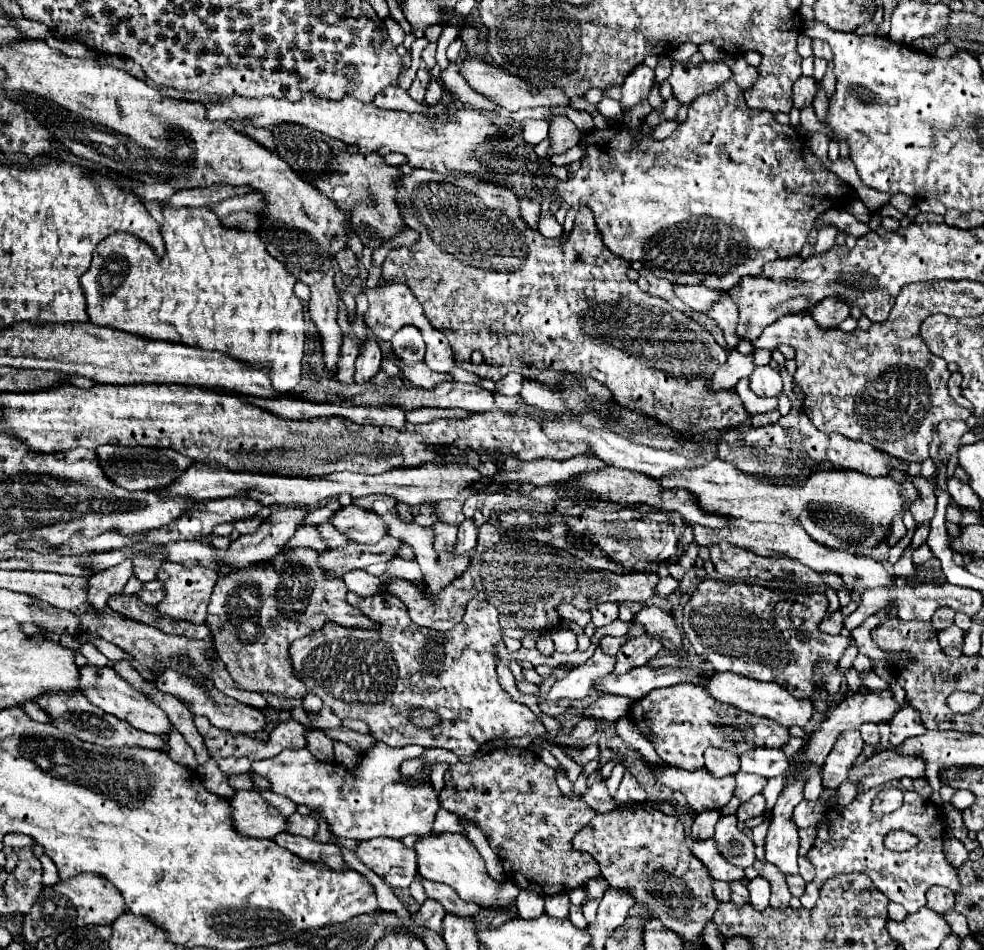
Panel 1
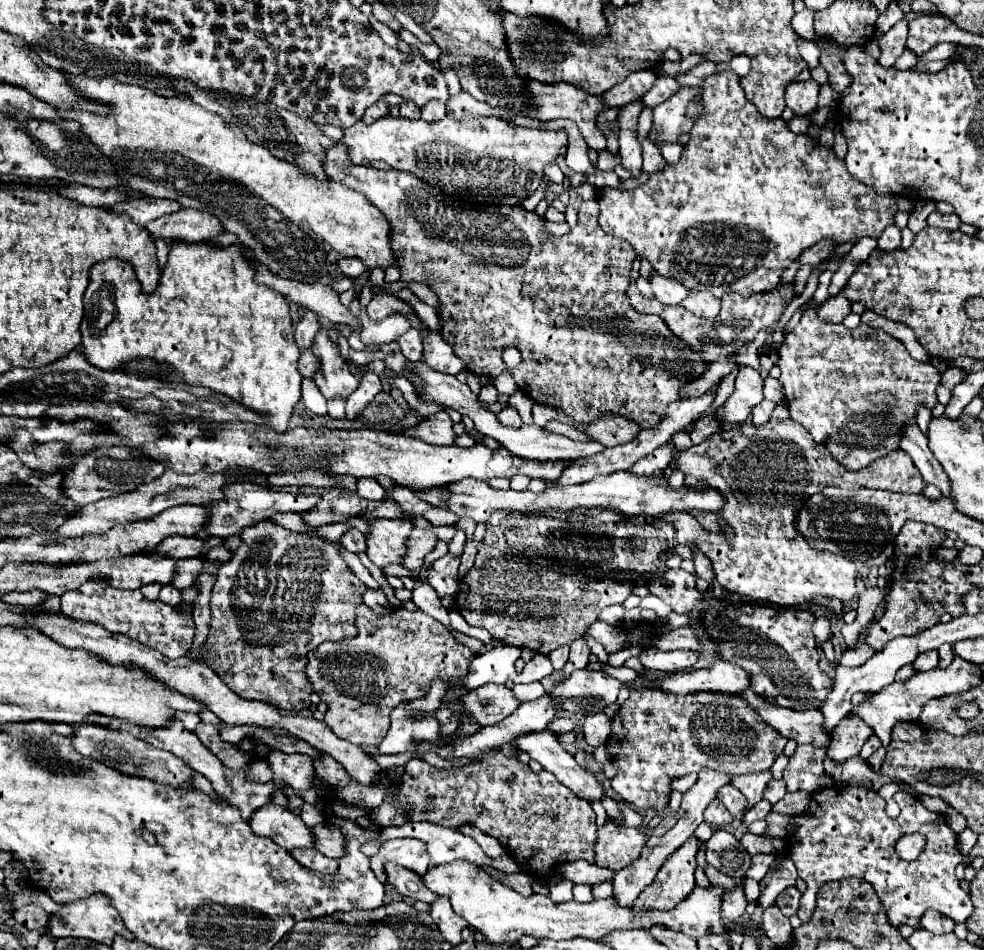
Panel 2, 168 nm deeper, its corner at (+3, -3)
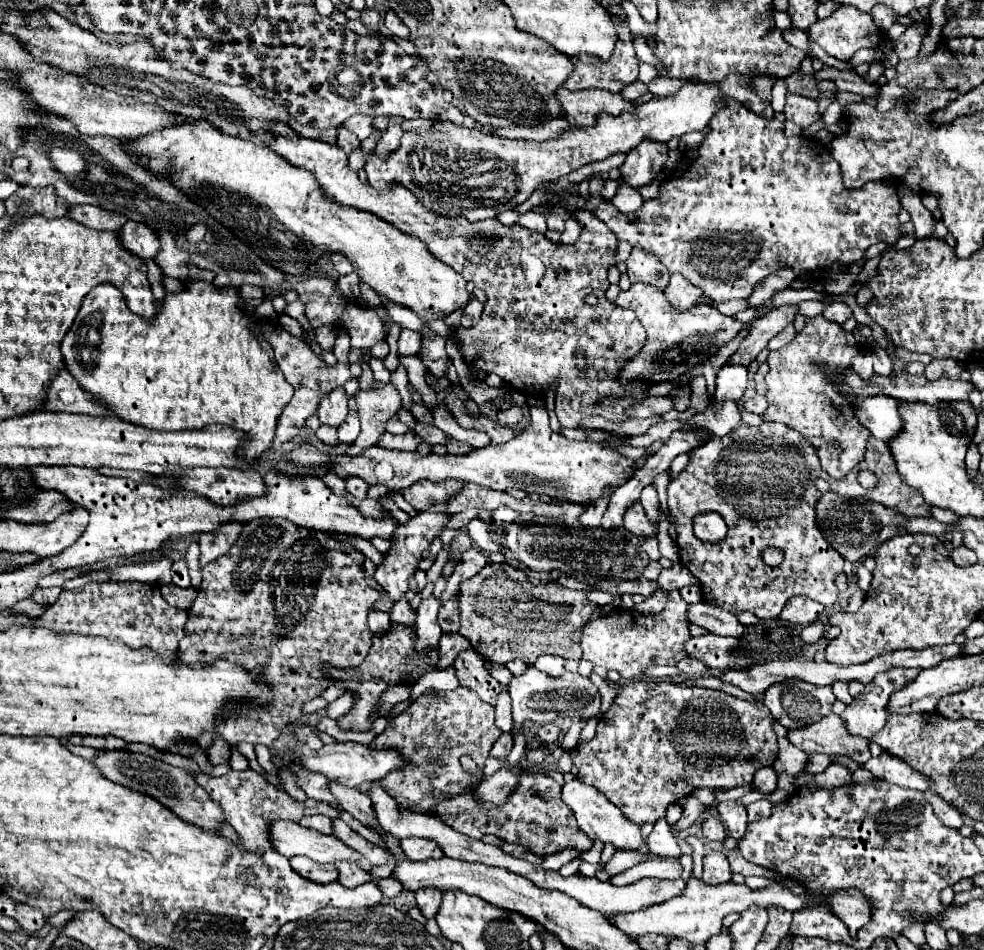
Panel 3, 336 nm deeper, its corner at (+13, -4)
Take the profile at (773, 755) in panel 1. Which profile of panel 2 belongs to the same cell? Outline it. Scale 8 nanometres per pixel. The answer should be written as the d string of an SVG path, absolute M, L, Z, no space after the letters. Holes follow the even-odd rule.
M766 770L766 772L758 772L758 774L736 776L732 780L732 786L736 786L744 794L744 798L748 802L746 810L750 810L758 800L762 800L762 792L770 780L772 780L772 772Z

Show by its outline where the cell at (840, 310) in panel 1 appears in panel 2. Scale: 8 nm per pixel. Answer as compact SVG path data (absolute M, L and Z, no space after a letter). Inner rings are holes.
M838 294L834 298L828 298L818 306L818 316L820 320L830 320L834 324L842 322L850 314L850 300L844 294Z

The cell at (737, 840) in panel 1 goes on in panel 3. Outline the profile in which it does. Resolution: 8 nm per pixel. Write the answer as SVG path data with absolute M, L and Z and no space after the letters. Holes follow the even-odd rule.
M712 851L710 855L704 857L704 879L702 879L704 883L718 885L718 883L726 883L730 879L732 879L732 869L730 869L730 863L724 853Z

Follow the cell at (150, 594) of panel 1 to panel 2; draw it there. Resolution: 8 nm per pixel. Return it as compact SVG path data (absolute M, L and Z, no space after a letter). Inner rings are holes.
M164 584L160 590L160 598L170 606L182 606L182 592L176 590L172 584Z

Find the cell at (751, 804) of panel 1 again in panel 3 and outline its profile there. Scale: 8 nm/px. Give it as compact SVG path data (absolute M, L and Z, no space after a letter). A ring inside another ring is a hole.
M756 801L752 805L748 805L748 821L756 821L762 817L768 817L772 803L770 801Z

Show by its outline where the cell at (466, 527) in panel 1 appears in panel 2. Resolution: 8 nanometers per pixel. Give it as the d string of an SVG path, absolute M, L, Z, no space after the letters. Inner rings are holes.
M446 554L440 560L436 560L432 564L432 568L428 570L430 586L436 590L438 598L458 594L458 588L460 588L458 566L460 566L460 558L454 558L454 556Z

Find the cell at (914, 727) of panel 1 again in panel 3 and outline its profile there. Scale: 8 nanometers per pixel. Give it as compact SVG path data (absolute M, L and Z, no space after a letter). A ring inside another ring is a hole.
M858 767L854 773L852 773L852 781L854 783L858 783L858 785L868 785L868 783L872 783L876 777L868 771L868 769L864 769L864 767Z

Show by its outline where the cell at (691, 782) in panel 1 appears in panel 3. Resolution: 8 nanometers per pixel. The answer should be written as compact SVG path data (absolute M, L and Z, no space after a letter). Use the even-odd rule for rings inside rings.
M720 817L706 819L700 829L702 829L702 835L710 841L724 841L724 837L726 837L726 831L724 831L724 825L722 825Z

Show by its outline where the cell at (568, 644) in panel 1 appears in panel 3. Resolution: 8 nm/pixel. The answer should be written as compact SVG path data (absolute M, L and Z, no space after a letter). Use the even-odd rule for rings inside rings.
M544 655L534 663L534 667L552 677L560 677L560 673L564 673L564 659L558 655Z

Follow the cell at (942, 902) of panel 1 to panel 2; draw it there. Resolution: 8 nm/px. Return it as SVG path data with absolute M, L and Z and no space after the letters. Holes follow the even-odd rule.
M928 910L920 920L920 928L930 930L934 934L948 934L948 932L954 930L954 920L946 918L946 916L942 916L942 914L934 912L934 910Z

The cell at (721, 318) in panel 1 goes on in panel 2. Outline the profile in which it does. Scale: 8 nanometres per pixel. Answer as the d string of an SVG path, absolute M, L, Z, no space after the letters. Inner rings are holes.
M690 292L690 296L686 296L682 306L692 314L704 316L710 320L716 318L720 312L720 300L714 298L710 292Z

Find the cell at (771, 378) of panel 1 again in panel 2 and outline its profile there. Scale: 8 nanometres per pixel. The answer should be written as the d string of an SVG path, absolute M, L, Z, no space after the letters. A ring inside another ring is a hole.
M742 366L736 374L734 382L734 392L732 396L716 410L716 420L718 424L742 424L750 416L752 408L764 398L762 394L762 378L760 372Z

